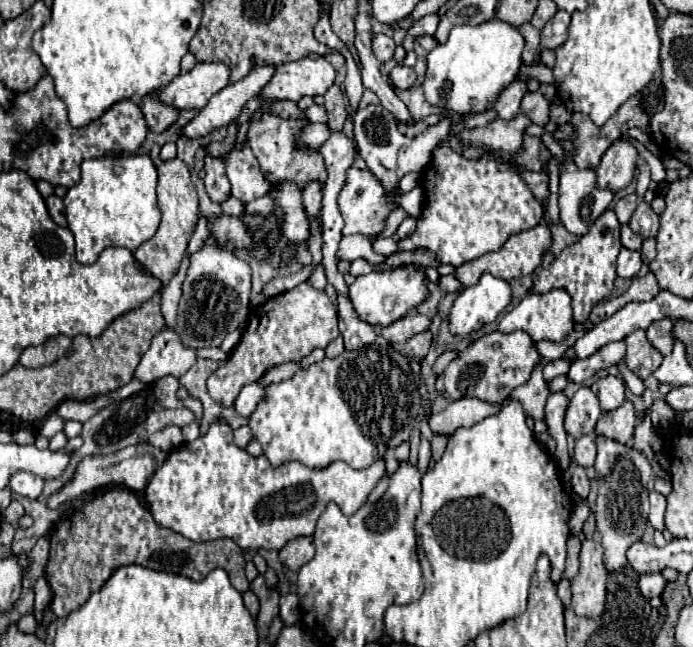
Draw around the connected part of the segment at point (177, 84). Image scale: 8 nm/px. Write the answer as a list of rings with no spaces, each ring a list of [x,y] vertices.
[[[223,62],[197,64],[187,74],[179,74],[173,82],[159,88],[155,96],[179,110],[201,110],[209,98],[231,82],[231,70]]]

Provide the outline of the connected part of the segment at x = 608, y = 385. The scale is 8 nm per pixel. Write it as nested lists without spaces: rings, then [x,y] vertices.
[[[615,376],[599,378],[599,380],[591,386],[591,390],[593,390],[593,394],[599,398],[603,412],[619,408],[619,406],[623,404],[623,400],[625,400],[625,384],[623,384],[621,378],[615,378]]]

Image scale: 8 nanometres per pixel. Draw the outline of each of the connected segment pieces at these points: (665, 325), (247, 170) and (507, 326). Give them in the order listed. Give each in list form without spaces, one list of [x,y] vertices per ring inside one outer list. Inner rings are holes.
[[[657,320],[647,328],[647,340],[661,352],[669,354],[673,348],[673,322],[671,320]]]
[[[245,144],[243,150],[231,150],[225,158],[227,178],[231,182],[231,196],[249,204],[255,198],[265,196],[271,190],[271,184],[259,170],[257,158]]]
[[[551,290],[549,294],[529,294],[521,300],[517,308],[513,308],[509,314],[505,314],[499,322],[499,332],[515,332],[523,330],[527,332],[535,342],[539,340],[553,340],[561,342],[571,330],[575,328],[573,314],[571,314],[571,298],[565,290]]]

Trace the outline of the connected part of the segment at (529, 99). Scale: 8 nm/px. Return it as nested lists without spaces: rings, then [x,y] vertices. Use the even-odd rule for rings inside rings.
[[[527,92],[521,102],[521,112],[525,116],[529,116],[533,124],[545,126],[549,122],[551,104],[545,100],[545,96],[541,92]]]

